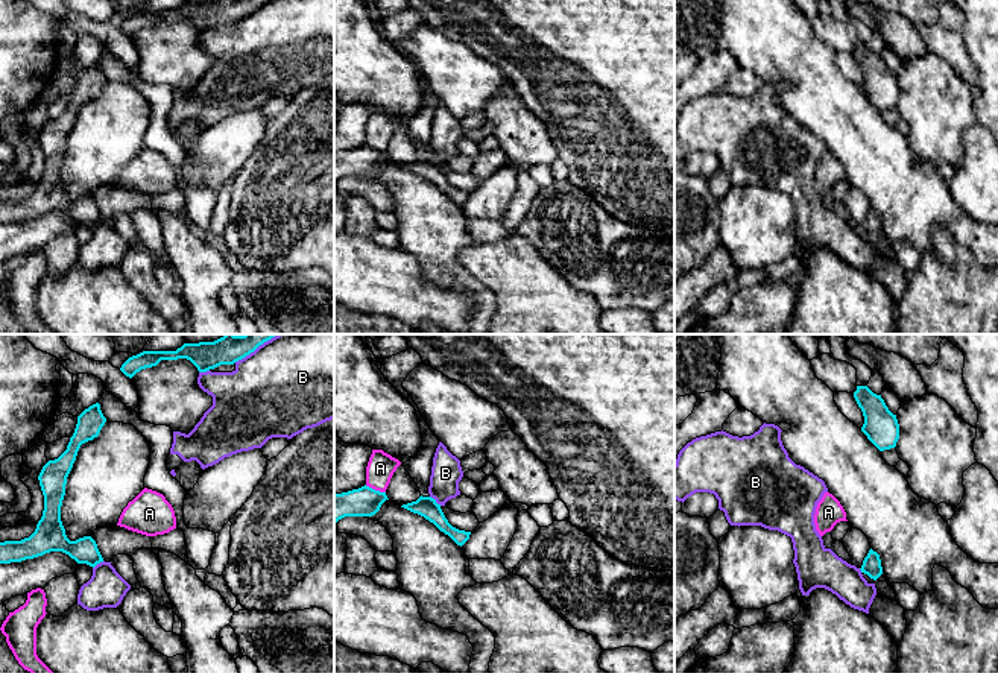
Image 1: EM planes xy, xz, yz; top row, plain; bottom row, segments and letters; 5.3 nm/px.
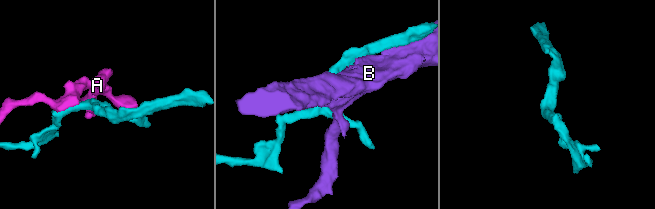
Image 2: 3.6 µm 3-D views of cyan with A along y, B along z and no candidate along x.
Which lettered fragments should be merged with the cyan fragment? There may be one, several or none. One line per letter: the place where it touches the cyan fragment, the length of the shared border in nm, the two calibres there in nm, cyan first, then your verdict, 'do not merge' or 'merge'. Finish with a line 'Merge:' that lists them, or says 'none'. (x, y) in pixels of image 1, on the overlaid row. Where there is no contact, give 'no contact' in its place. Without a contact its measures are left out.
A: xz (374, 489) | 120 nm | 160/150 nm | do not merge
B: xz (435, 502) | 80 nm | 110/160 nm | do not merge
Merge: none

